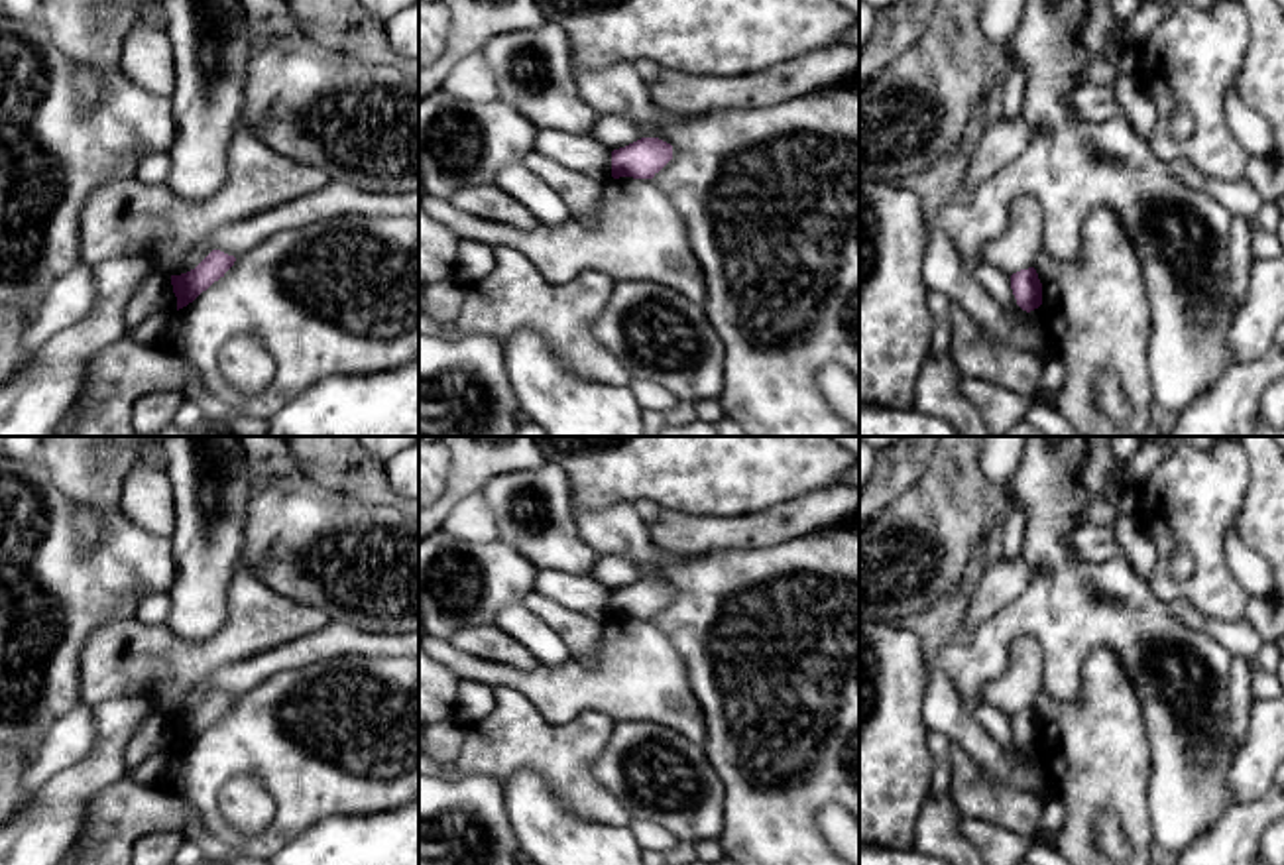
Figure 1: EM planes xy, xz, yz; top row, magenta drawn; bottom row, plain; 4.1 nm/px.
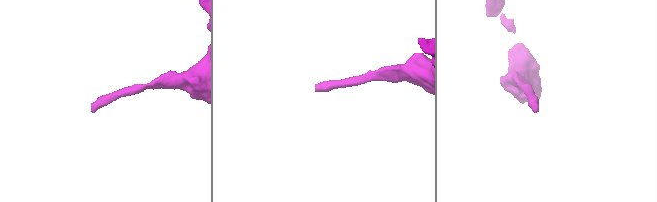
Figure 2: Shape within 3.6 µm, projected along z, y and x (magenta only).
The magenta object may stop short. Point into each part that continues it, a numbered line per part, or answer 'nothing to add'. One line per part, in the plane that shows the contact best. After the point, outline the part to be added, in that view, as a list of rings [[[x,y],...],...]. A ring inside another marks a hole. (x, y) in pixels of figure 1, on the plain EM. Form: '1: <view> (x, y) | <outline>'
nothing to add

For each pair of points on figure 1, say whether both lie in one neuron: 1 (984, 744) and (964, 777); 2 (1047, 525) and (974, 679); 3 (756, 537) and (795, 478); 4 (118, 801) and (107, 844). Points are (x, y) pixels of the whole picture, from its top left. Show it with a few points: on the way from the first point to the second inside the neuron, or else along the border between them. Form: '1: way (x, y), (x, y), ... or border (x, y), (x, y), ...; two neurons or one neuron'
1: border (950, 742), (992, 783), (1011, 787); two neurons
2: way (1052, 563), (1056, 580), (995, 641); one neuron
3: border (822, 486), (736, 518); two neurons
4: way (118, 810), (109, 834); one neuron

